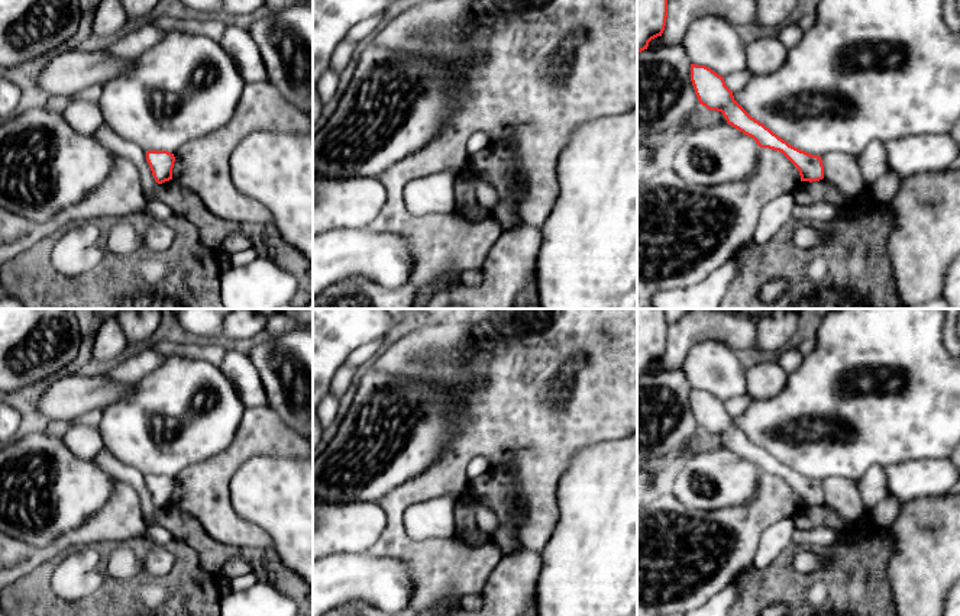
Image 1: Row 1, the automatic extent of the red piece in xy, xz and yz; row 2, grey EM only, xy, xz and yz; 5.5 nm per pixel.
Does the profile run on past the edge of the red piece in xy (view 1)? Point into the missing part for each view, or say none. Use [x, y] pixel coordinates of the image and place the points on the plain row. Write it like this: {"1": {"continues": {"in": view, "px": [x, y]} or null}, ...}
{"1": {"continues": null}}

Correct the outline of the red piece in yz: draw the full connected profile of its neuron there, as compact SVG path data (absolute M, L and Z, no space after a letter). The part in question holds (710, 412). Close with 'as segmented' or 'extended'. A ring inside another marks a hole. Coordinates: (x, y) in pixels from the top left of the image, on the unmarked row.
M691 388L691 406L699 429L708 435L721 436L727 448L753 462L760 473L782 477L799 496L801 506L820 506L824 503L822 484L801 475L773 458L763 448L751 442L736 425L725 410L724 401L705 390Z; as segmented

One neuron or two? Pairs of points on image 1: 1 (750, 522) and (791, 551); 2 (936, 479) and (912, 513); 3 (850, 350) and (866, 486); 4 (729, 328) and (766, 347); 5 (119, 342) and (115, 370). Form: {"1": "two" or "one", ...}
{"1": "two", "2": "two", "3": "two", "4": "two", "5": "two"}

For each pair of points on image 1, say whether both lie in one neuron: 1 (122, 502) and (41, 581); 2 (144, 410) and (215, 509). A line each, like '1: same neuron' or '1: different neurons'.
1: different neurons
2: different neurons

